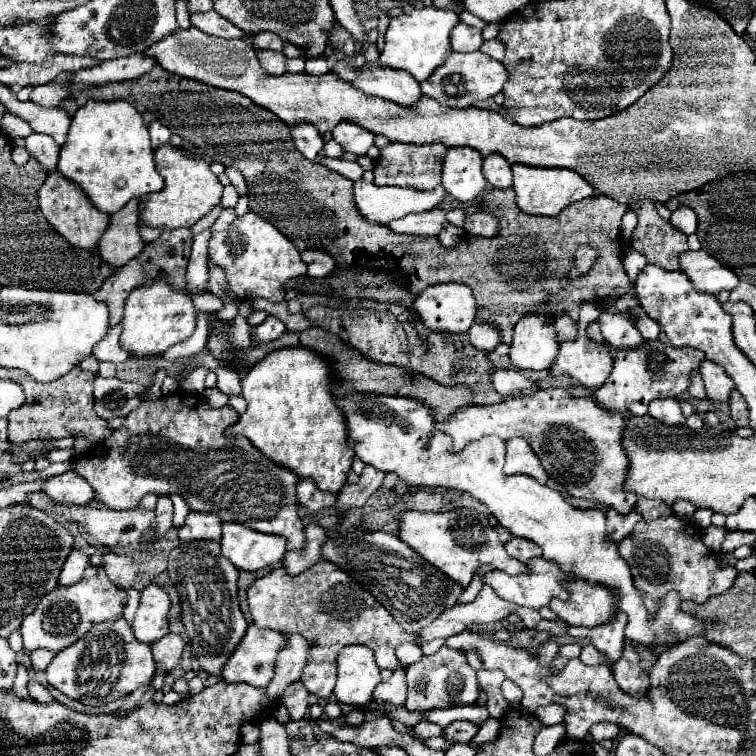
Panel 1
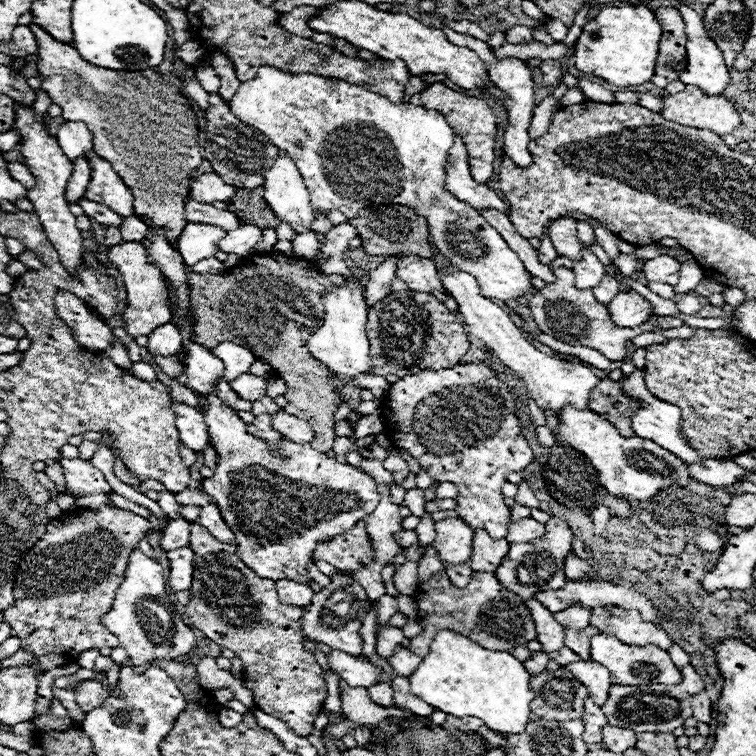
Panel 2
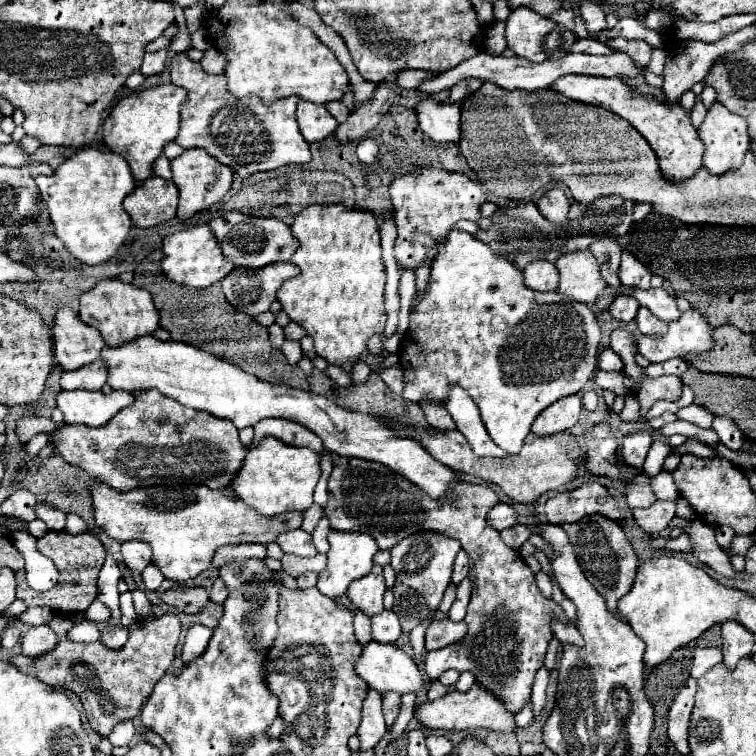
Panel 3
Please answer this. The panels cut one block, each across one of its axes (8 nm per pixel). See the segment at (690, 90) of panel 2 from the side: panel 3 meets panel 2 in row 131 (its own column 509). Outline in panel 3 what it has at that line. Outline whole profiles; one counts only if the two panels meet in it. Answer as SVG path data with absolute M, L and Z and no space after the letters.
M478 682L468 690L468 692L450 692L434 702L426 702L420 704L416 718L420 720L422 726L426 728L440 728L440 730L476 730L476 728L486 728L492 732L500 732L500 734L510 734L518 730L516 724L516 716L508 710L506 702L502 702L502 698L498 698L496 694L492 694L490 690L486 690L484 686L480 686Z

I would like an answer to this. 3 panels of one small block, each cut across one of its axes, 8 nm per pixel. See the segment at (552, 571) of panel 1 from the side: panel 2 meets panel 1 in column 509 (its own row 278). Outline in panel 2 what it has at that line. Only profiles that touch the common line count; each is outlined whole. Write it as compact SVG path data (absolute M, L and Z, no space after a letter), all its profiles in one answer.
M582 250L582 260L574 262L574 286L576 288L594 288L602 276L606 274L602 262L590 252L590 250Z

